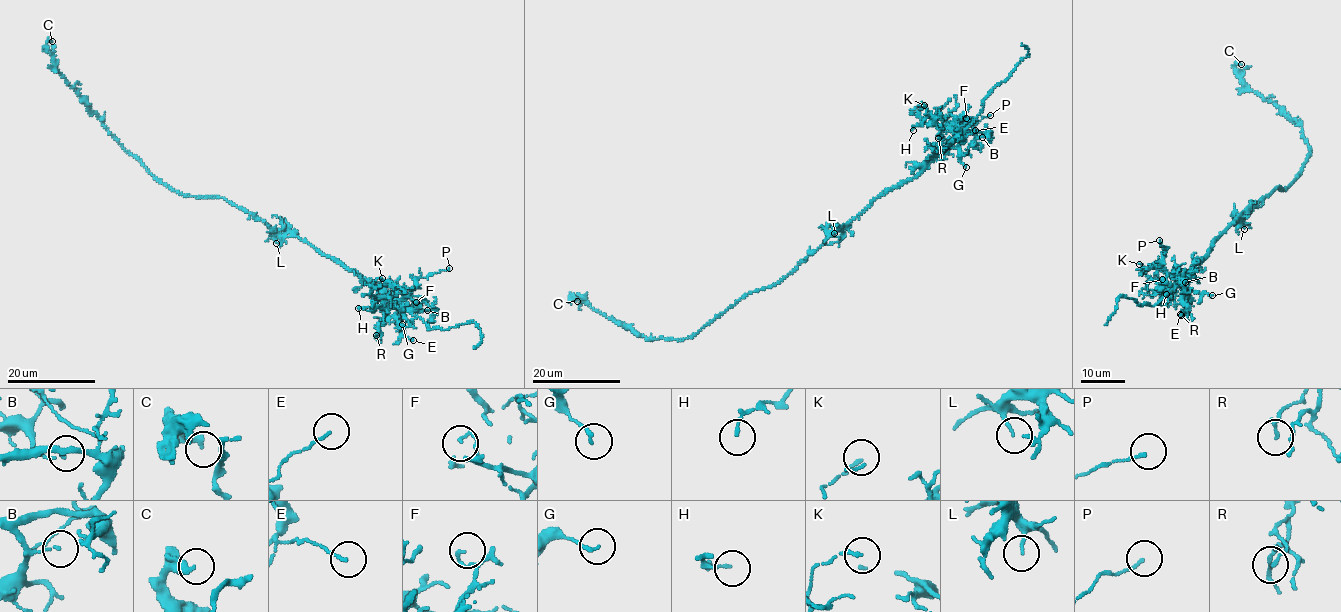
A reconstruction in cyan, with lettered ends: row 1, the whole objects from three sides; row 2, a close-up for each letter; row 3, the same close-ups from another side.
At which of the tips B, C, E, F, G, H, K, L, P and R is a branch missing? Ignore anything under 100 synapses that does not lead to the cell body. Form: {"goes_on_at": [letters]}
{"goes_on_at": []}

